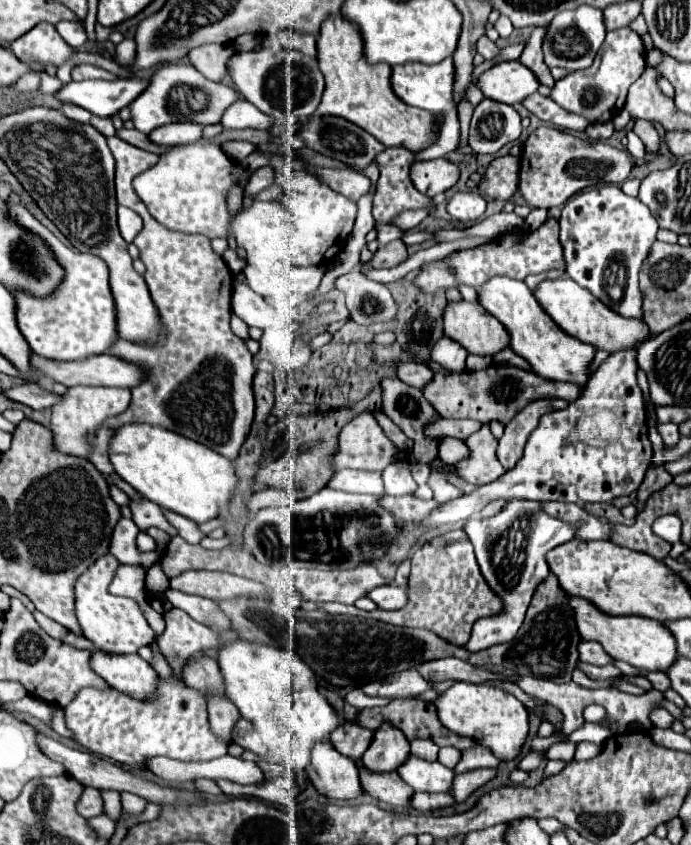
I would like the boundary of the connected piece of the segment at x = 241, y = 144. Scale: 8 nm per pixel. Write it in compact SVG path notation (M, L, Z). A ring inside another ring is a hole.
M226 141L226 143L222 145L222 149L230 155L230 159L242 161L242 159L246 159L256 147L254 147L252 143L248 143L248 141Z

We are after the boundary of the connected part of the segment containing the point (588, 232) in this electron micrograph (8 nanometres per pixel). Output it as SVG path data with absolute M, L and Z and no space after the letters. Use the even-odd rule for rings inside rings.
M608 183L594 191L580 191L566 201L560 215L560 243L566 255L566 275L572 277L580 287L596 295L602 303L610 305L612 311L626 317L642 317L642 293L638 289L638 271L642 261L648 257L652 243L656 241L656 231L658 231L658 221L652 215L652 211L644 203L640 203L638 197L626 195L618 185ZM612 263L624 263L624 269L626 269L626 283L622 285L620 299L614 299L610 295L612 287L618 281L616 273L612 273Z

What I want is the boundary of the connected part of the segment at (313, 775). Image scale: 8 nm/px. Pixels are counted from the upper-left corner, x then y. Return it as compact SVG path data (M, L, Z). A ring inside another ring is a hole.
M330 741L314 745L306 773L316 791L328 799L356 799L364 793L356 761L338 755Z

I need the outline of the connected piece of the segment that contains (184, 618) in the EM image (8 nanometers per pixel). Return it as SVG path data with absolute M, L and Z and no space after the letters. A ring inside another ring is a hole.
M170 609L168 613L164 613L164 621L166 629L158 637L158 647L166 655L176 675L182 675L182 667L178 667L178 663L184 663L190 655L202 649L222 647L220 635L216 631L194 621L182 609Z

